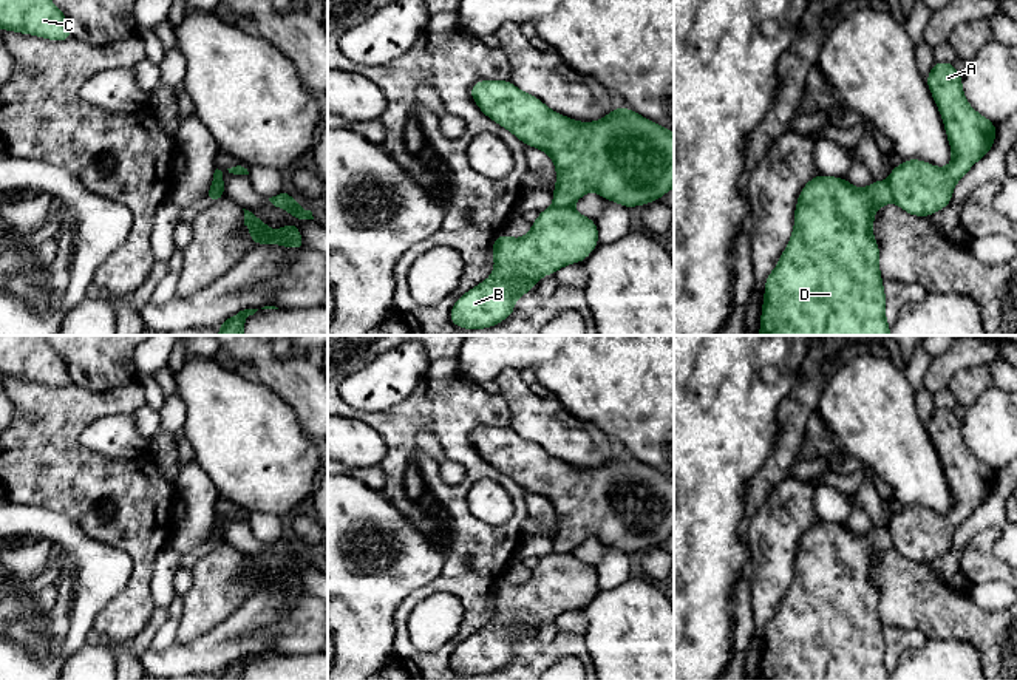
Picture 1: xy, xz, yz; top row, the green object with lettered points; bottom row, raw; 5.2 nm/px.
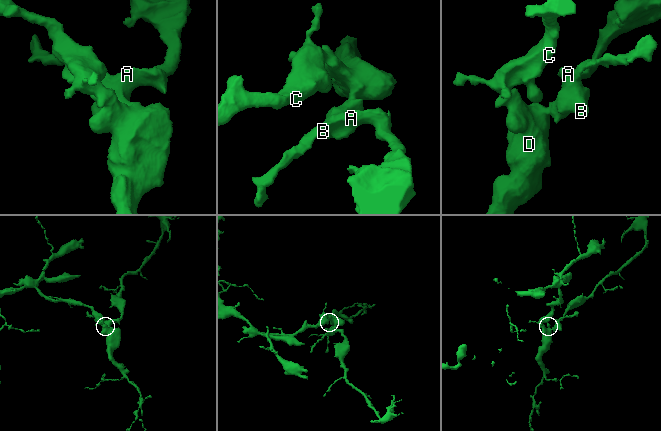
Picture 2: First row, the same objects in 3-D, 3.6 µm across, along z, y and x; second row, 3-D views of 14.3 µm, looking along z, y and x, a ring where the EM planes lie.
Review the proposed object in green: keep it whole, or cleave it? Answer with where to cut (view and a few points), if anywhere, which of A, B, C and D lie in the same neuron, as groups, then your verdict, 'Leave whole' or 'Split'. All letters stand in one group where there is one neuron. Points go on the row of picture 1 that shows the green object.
Split along xz (554, 206), (571, 207). Groups: A B / C D. Split

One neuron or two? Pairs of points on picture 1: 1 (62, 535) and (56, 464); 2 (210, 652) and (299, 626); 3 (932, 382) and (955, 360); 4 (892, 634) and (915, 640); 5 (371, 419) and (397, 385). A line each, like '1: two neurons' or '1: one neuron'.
1: two neurons
2: one neuron
3: one neuron
4: one neuron
5: two neurons

